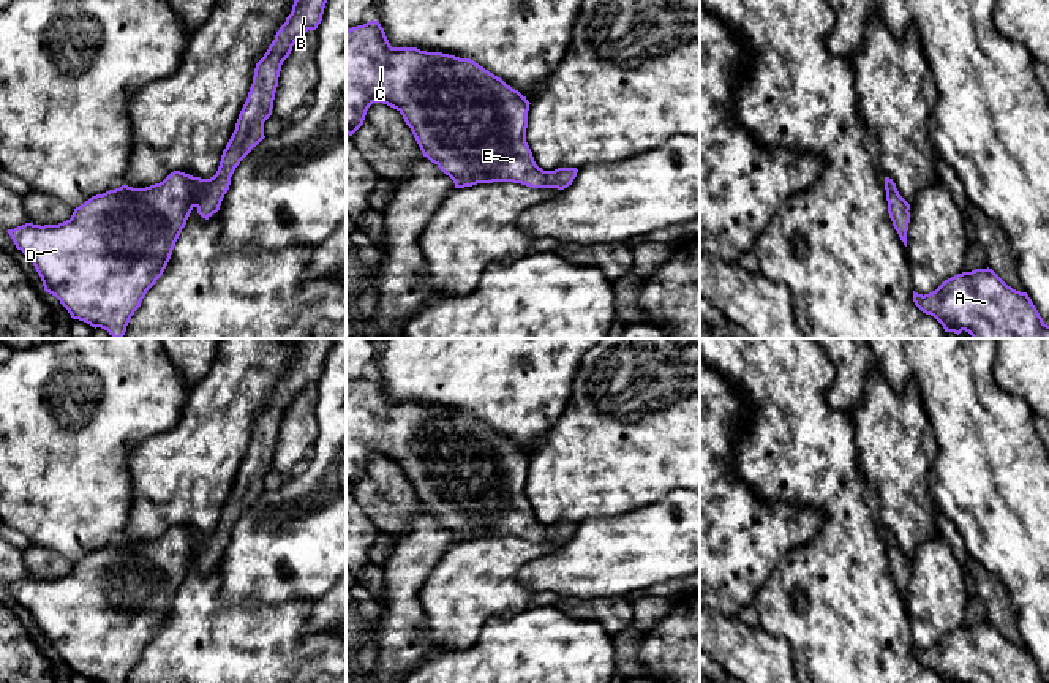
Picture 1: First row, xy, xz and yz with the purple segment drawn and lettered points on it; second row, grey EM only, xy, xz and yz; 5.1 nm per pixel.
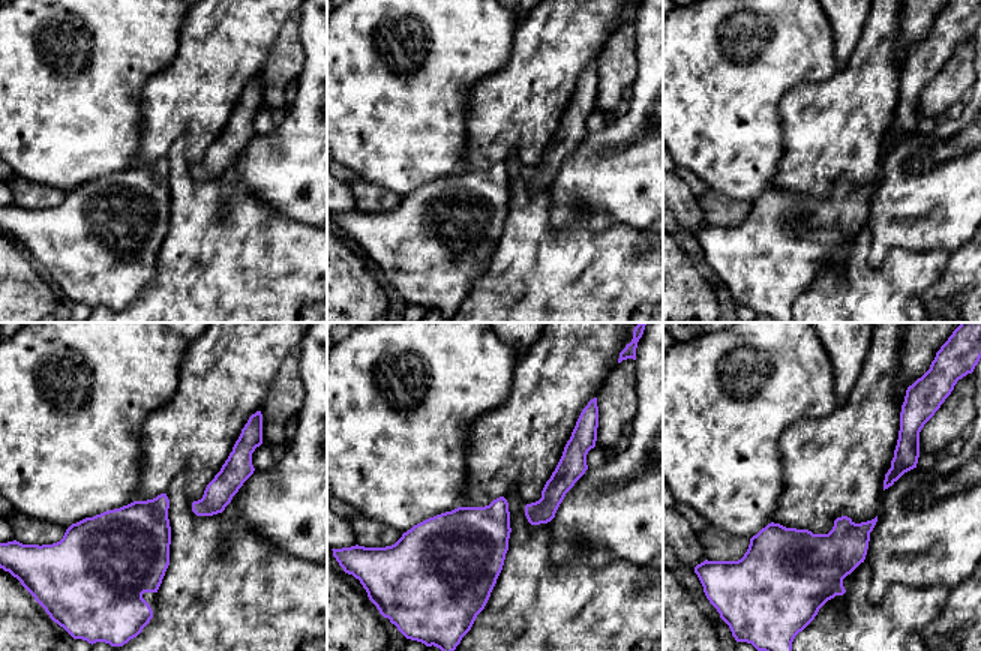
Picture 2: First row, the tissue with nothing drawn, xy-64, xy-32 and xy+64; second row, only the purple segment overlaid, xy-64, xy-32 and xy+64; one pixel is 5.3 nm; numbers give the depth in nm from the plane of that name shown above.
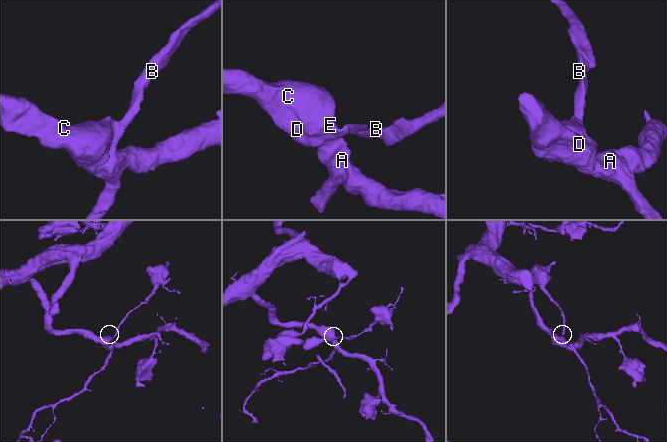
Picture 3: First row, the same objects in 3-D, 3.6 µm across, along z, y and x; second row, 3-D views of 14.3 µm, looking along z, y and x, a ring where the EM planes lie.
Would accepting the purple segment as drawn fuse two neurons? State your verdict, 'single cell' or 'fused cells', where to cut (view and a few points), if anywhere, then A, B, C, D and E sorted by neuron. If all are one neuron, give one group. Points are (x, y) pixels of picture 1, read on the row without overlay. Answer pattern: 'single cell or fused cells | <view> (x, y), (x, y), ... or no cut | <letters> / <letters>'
single cell | no cut | A B C D E

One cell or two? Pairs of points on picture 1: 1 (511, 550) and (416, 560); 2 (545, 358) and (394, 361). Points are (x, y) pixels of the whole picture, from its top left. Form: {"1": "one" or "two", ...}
{"1": "two", "2": "one"}

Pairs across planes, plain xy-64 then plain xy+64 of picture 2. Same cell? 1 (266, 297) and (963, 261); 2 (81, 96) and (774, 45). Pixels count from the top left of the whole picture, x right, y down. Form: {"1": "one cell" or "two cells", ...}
{"1": "two cells", "2": "one cell"}

